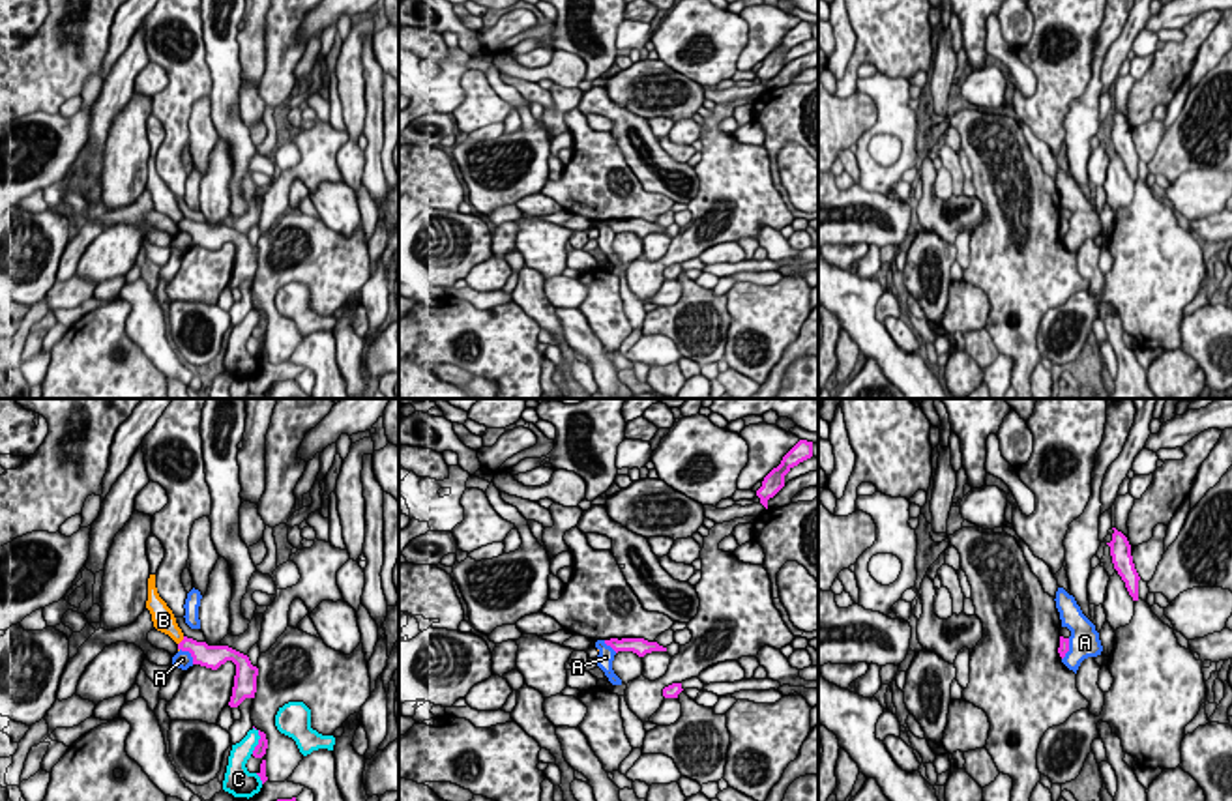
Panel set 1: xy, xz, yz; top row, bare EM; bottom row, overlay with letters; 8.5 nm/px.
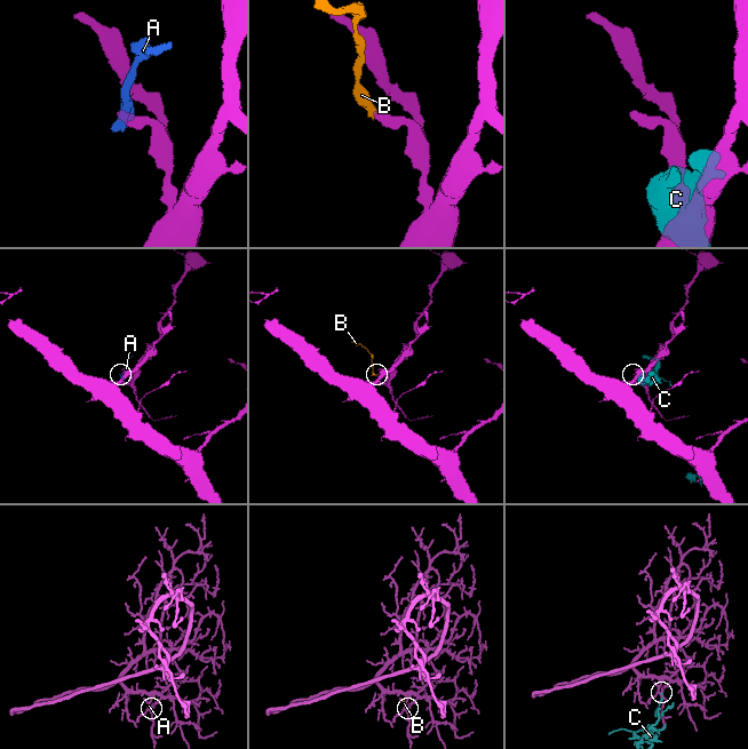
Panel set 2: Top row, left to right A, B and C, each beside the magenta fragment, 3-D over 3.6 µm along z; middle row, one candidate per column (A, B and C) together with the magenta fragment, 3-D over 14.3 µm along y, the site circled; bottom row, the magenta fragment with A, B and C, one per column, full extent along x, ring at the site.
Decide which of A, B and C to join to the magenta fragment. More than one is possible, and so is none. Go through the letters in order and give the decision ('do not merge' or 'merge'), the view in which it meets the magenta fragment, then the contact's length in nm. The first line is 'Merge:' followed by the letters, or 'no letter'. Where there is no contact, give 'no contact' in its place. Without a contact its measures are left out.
Merge: no letter
A: do not merge; contact in xy; length 190 nm
B: do not merge; contact in xy; length 100 nm
C: do not merge; contact in xy; length 240 nm

